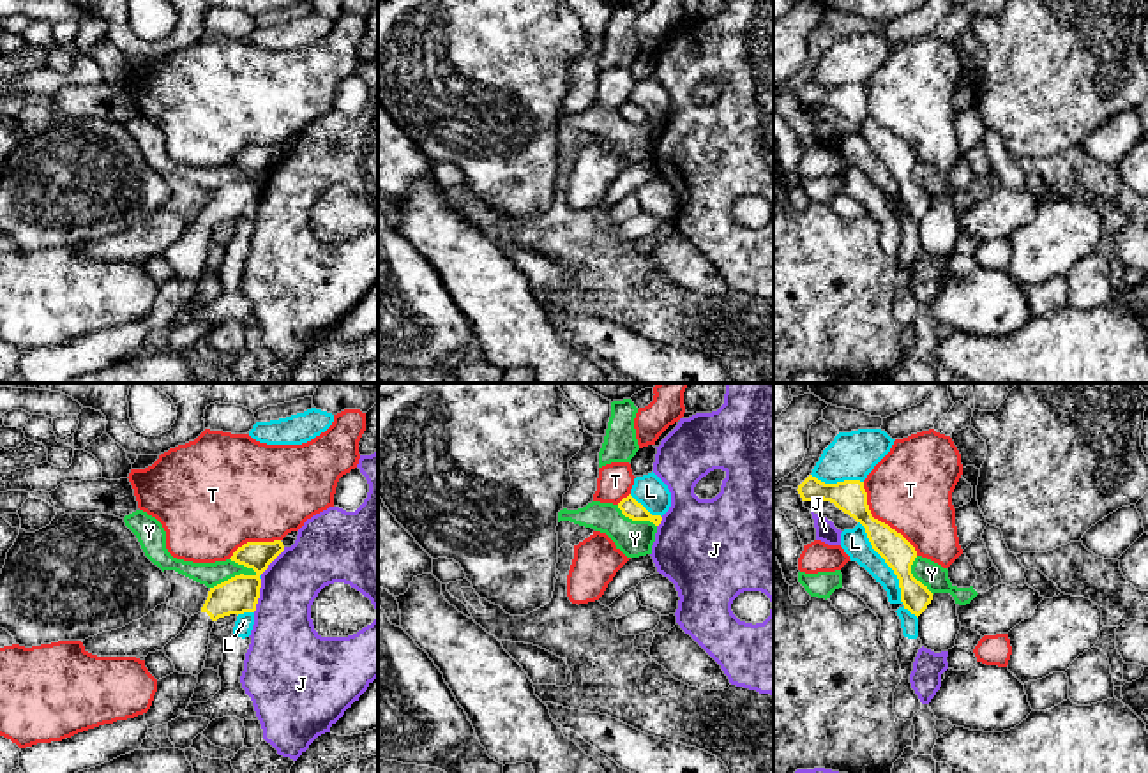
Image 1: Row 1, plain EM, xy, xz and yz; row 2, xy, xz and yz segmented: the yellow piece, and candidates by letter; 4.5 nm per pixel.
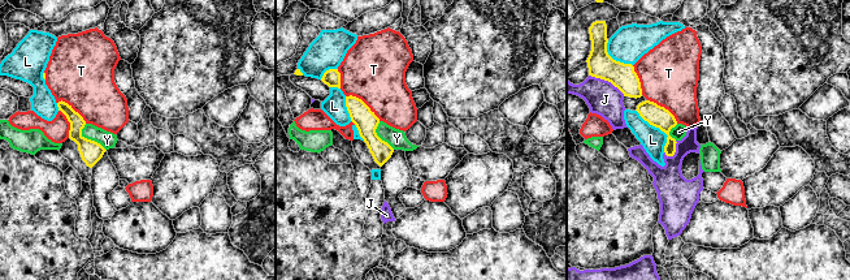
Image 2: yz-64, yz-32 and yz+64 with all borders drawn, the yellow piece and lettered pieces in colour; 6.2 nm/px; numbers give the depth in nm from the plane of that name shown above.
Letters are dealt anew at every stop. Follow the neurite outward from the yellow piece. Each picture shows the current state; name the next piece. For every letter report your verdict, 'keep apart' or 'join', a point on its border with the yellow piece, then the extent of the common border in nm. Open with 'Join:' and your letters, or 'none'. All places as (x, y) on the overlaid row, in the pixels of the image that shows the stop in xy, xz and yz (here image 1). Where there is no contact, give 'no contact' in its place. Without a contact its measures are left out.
Join: none
J: keep apart | xy (258, 595) | 160 nm
L: keep apart | yz (892, 569) | 500 nm
T: keep apart | yz (880, 521) | 420 nm
Y: keep apart | xy (235, 576) | 220 nm

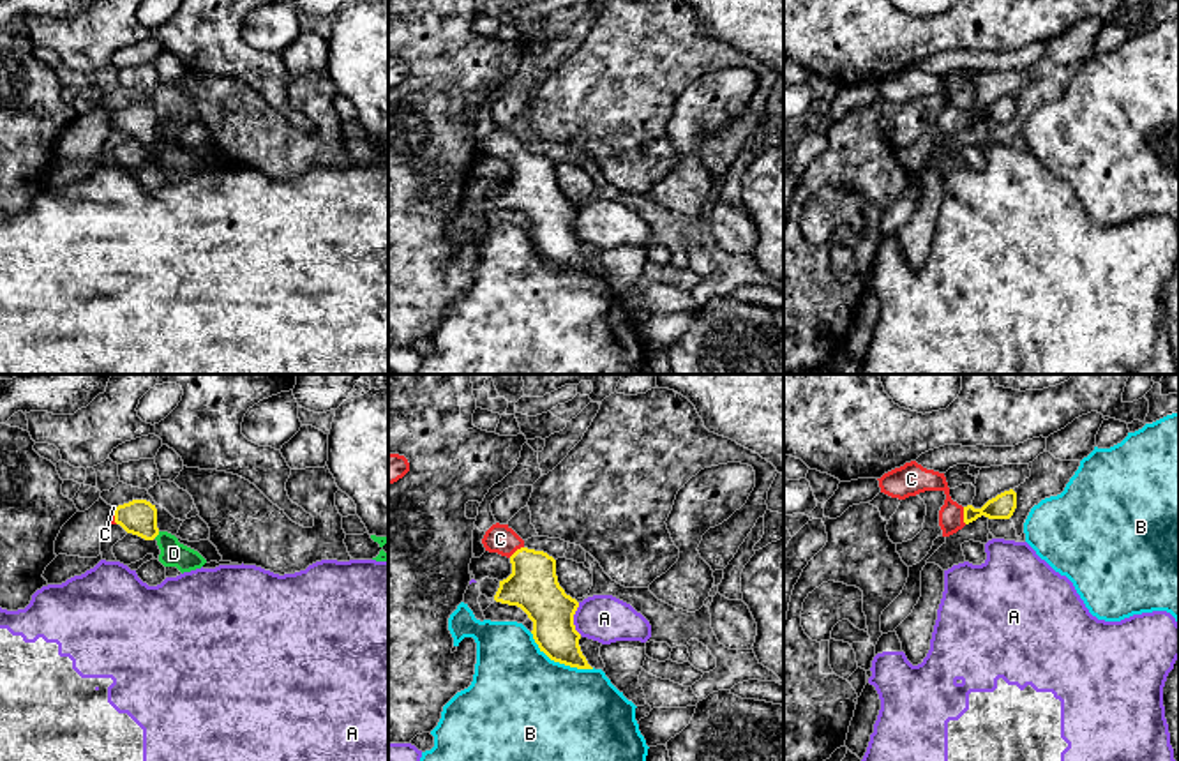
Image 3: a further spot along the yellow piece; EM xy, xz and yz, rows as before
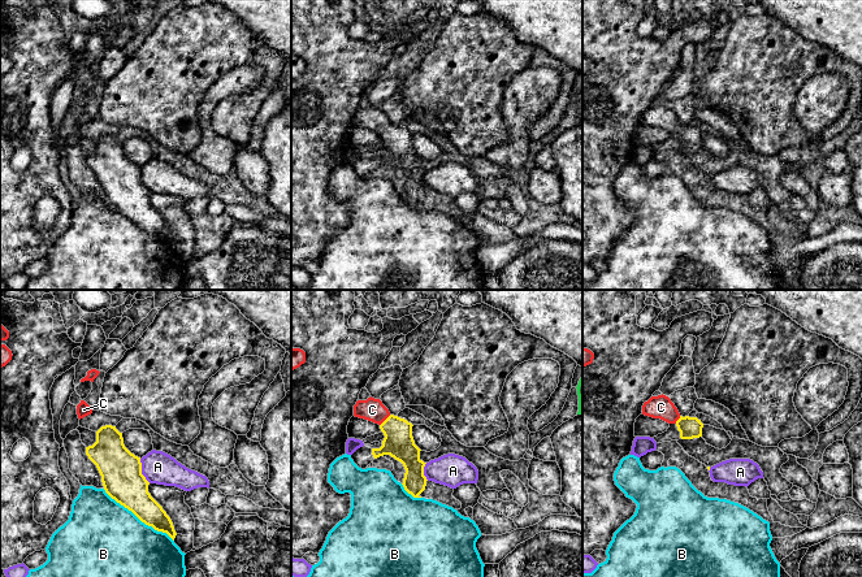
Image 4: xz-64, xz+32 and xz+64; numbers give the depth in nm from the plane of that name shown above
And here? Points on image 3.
Join: C
A: keep apart | xz (572, 618) | 150 nm
B: keep apart | xz (560, 663) | 340 nm
C: join | yz (964, 516) | 80 nm
D: keep apart | xy (156, 535) | 40 nm

